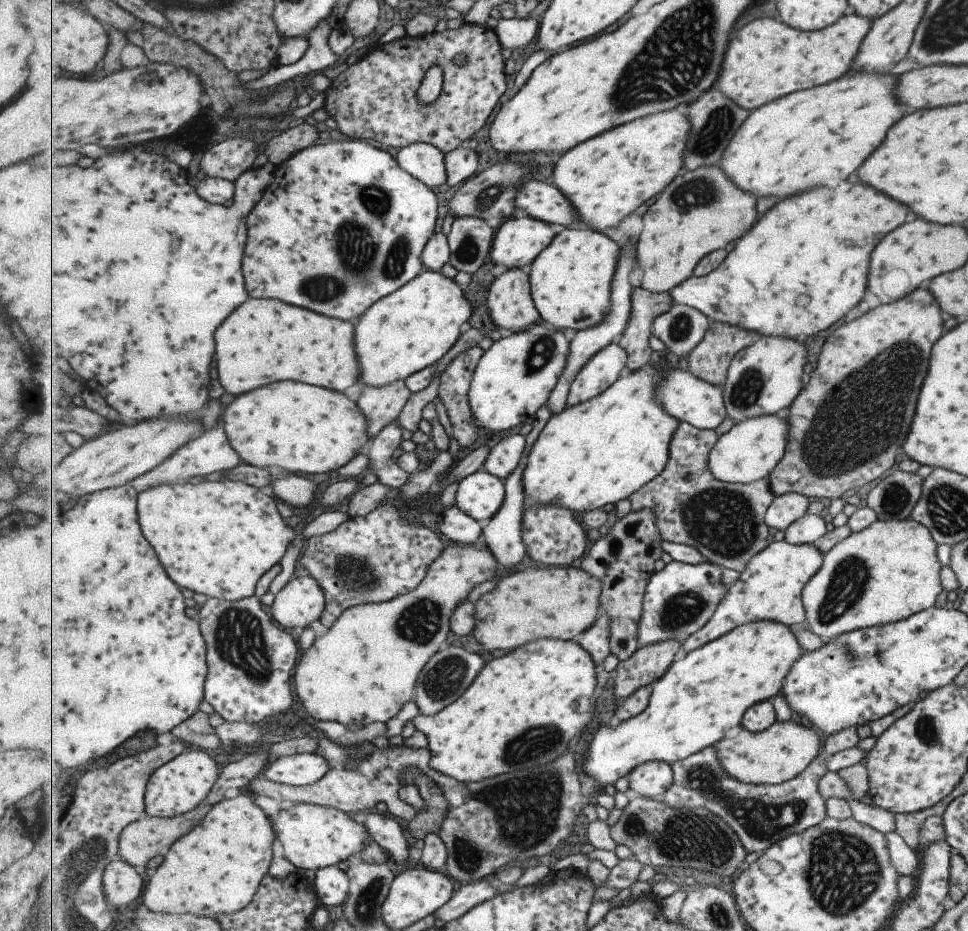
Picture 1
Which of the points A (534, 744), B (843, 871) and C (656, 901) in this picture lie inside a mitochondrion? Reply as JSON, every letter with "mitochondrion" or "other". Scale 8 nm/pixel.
{"A":"mitochondrion","B":"mitochondrion","C":"other"}

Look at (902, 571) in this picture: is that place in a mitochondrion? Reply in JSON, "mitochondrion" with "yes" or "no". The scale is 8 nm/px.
{"mitochondrion":"no"}

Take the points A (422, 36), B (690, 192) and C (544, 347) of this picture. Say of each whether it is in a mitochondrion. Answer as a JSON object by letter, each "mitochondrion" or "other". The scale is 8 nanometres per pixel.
{"A":"other","B":"mitochondrion","C":"mitochondrion"}

